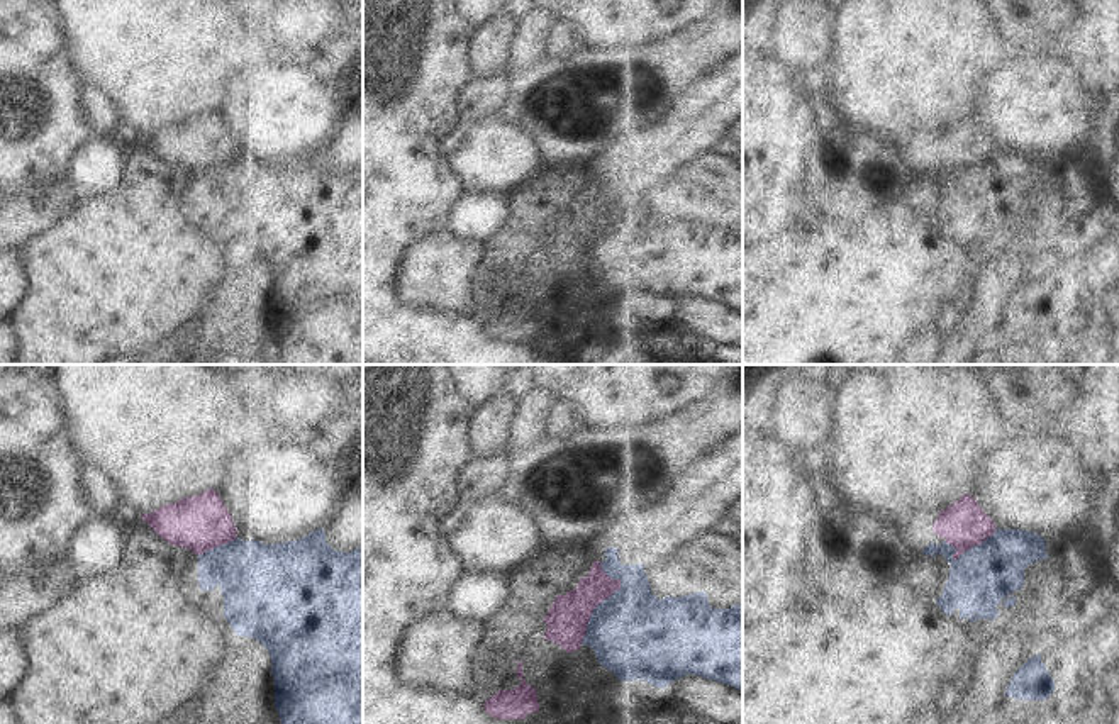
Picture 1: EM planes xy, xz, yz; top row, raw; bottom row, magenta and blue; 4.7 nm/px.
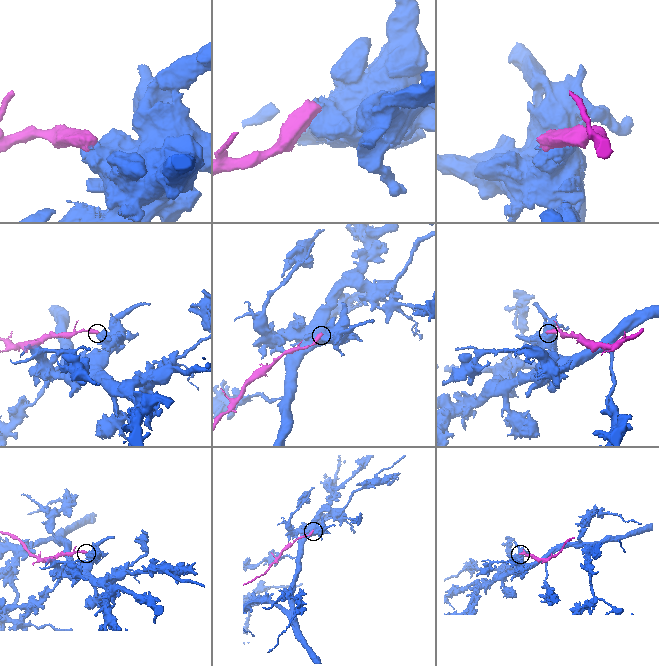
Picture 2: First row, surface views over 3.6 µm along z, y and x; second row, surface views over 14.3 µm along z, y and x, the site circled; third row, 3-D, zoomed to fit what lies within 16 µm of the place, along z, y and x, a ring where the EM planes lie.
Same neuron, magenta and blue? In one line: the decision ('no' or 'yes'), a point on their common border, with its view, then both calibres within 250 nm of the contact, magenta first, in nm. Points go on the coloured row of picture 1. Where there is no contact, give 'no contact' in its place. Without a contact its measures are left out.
no | xz (604, 599) | 190/400 nm

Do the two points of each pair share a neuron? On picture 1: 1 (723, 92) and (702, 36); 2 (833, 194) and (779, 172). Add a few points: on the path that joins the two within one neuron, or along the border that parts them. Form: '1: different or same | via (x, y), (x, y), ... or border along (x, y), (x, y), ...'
1: different | border along (724, 63), (706, 70)
2: different | border along (812, 143), (806, 153), (804, 170), (807, 206)

